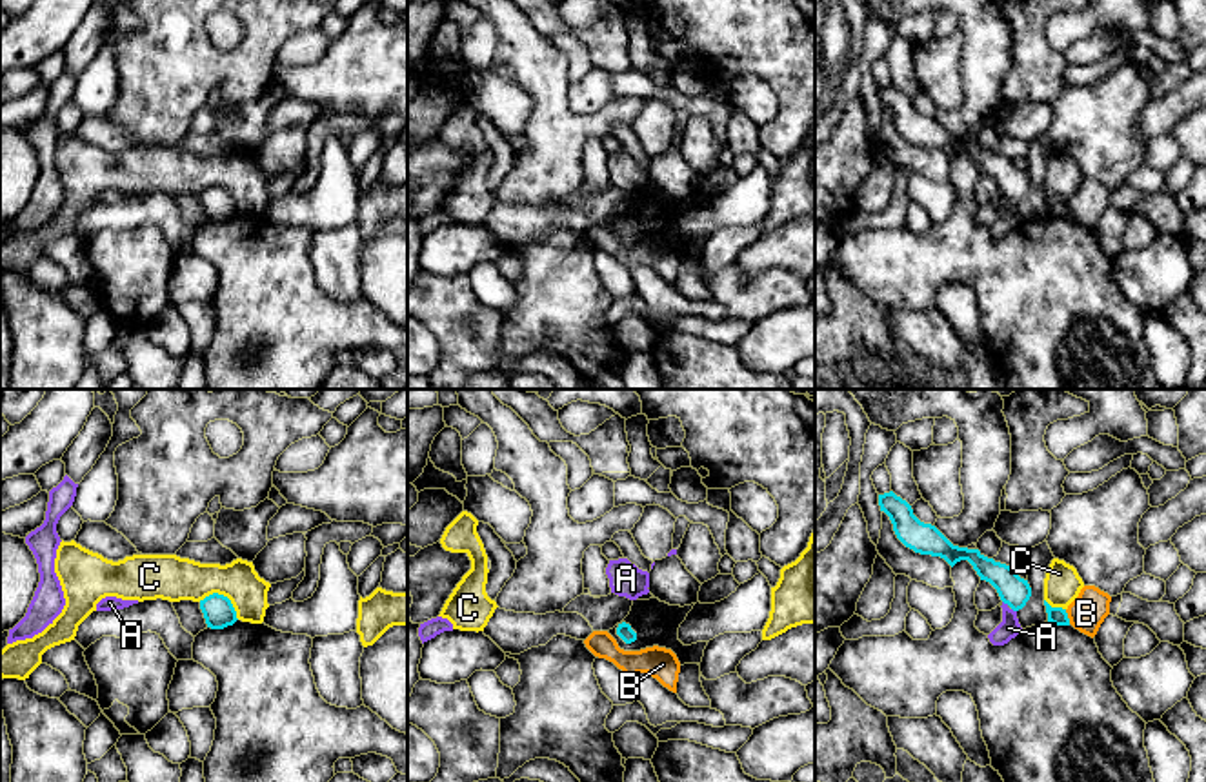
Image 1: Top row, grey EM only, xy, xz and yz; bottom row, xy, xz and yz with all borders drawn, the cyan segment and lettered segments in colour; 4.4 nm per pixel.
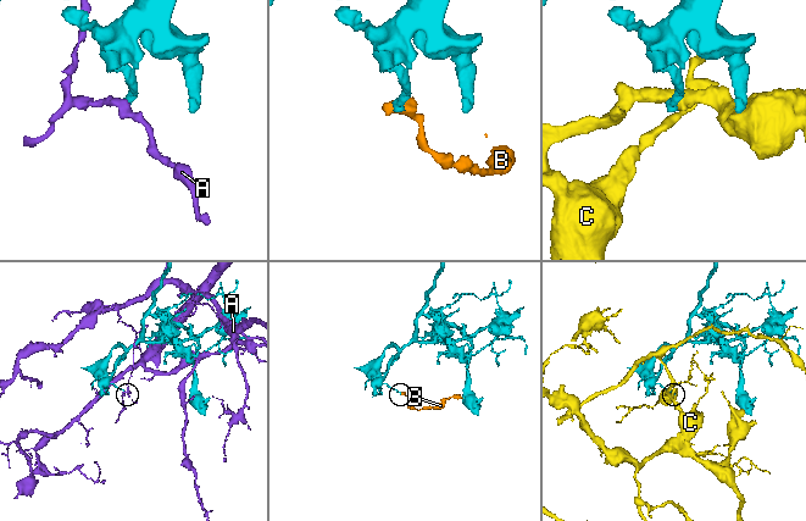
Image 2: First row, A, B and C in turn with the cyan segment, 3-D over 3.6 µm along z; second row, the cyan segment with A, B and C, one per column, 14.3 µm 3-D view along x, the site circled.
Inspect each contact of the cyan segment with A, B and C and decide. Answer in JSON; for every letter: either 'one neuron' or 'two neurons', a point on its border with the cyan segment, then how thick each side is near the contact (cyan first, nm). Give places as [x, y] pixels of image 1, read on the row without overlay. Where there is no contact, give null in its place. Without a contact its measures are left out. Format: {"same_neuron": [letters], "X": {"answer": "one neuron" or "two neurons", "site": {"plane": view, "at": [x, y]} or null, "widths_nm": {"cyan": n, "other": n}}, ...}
{"same_neuron": [], "A": {"answer": "two neurons", "site": {"plane": "yz", "at": [1006, 195]}, "widths_nm": {"cyan": 140, "other": 90}}, "B": {"answer": "two neurons", "site": {"plane": "yz", "at": [1066, 210]}, "widths_nm": {"cyan": 80, "other": 160}}, "C": {"answer": "two neurons", "site": {"plane": "xy", "at": [222, 188]}, "widths_nm": {"cyan": 140, "other": 200}}}

